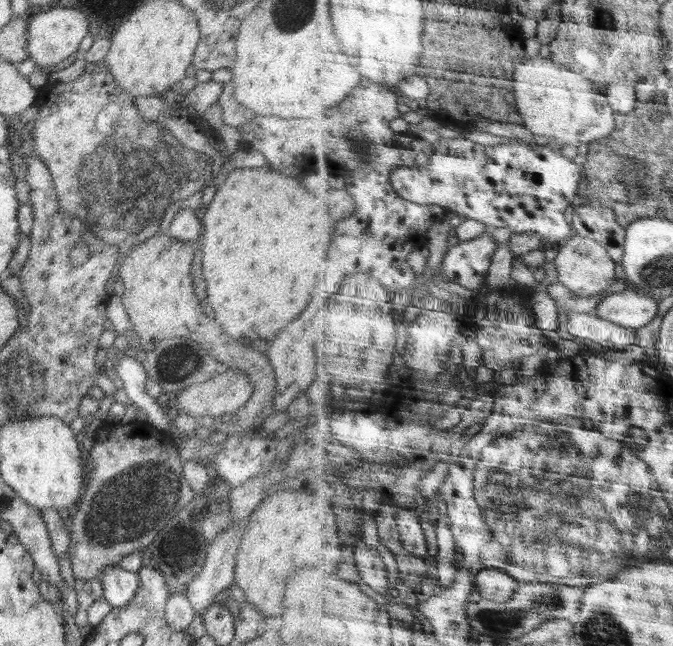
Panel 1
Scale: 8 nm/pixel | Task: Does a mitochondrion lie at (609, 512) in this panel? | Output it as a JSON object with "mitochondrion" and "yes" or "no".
{"mitochondrion":"yes"}

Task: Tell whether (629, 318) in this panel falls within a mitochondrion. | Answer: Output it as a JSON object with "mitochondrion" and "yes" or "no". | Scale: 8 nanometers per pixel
{"mitochondrion":"no"}

